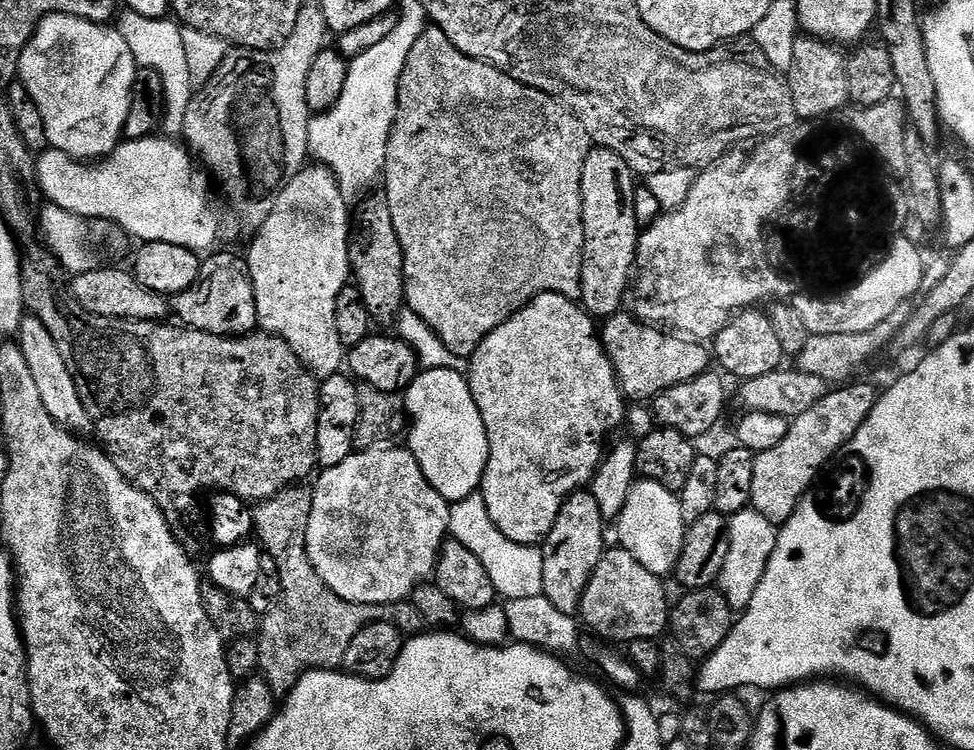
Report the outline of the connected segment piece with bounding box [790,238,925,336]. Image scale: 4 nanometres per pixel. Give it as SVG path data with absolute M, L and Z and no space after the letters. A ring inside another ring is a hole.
M912 238L896 241L884 254L884 261L873 272L866 273L849 292L841 296L832 296L829 300L811 300L813 297L808 294L791 297L792 308L798 310L798 318L802 318L809 336L862 334L866 330L874 330L874 326L886 322L898 306L908 304L911 296L921 295L925 287L924 256Z

